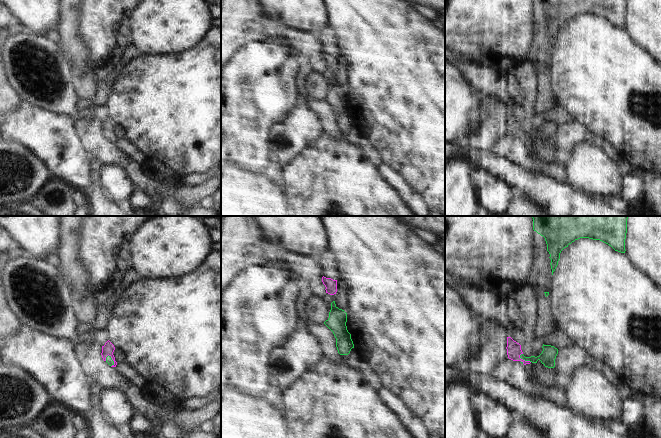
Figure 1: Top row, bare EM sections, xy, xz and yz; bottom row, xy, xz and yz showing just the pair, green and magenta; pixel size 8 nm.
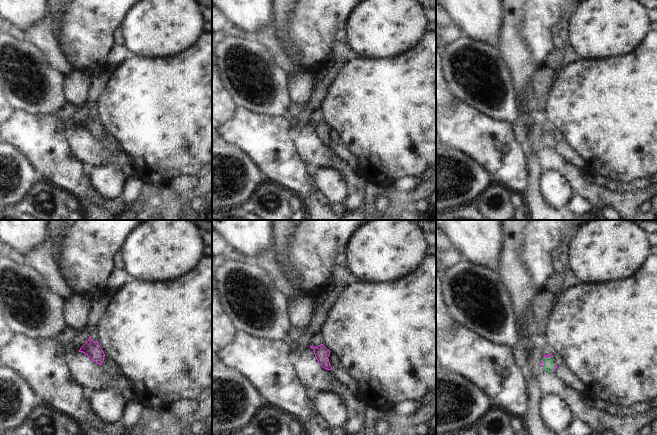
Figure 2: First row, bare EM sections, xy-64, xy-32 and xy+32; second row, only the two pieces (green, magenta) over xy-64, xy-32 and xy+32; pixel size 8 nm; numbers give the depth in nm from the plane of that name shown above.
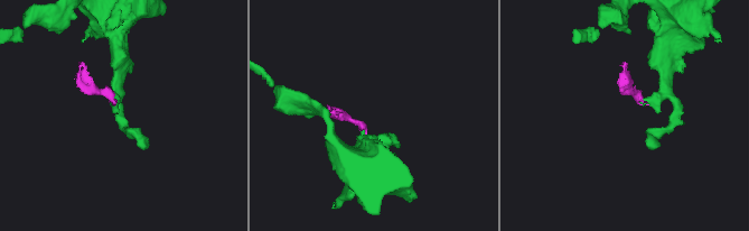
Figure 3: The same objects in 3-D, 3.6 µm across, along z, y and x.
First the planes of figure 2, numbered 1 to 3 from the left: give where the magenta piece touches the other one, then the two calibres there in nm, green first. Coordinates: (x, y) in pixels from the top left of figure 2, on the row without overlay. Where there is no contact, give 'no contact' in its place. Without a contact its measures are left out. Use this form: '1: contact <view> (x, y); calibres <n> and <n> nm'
1: no contact
2: no contact
3: contact xy+32 (553, 143); calibres 80 and 20 nm

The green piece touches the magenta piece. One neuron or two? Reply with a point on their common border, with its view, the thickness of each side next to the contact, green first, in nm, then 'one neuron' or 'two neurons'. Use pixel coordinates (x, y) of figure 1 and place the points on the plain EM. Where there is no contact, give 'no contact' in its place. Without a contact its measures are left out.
contact yz (524, 135); calibres 120 and 120 nm; one neuron

